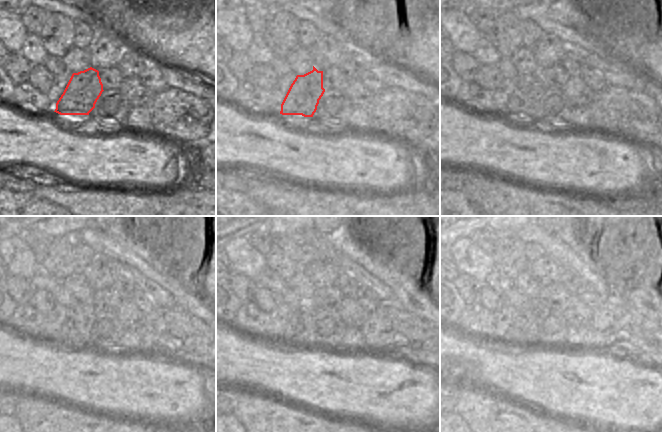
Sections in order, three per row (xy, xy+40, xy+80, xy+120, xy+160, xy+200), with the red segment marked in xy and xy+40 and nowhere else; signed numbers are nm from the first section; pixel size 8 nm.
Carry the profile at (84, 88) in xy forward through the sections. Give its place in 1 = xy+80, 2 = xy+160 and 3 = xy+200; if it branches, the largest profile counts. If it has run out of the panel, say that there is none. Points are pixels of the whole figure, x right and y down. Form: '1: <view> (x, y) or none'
1: xy+80 (524, 101)
2: xy+160 (299, 329)
3: xy+200 (525, 324)

